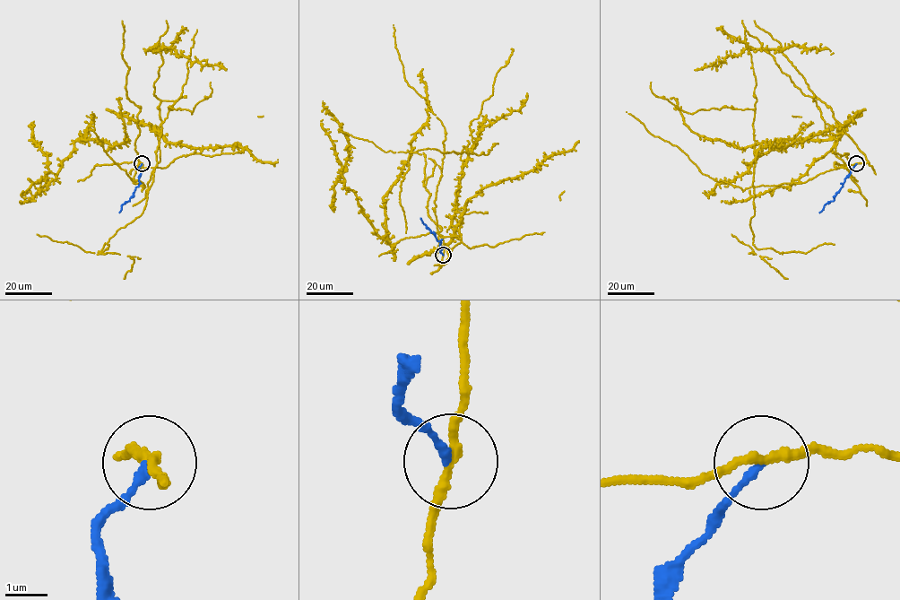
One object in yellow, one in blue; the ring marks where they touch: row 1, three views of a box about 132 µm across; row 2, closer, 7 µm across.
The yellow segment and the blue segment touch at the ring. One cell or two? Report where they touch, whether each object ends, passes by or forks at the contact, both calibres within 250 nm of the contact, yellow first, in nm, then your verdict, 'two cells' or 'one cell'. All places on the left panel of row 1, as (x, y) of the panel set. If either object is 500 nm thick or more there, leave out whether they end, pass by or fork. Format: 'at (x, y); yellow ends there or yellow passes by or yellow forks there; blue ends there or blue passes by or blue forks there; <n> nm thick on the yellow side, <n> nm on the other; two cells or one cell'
at (142, 163); yellow passes by; blue ends there; 200 nm thick on the yellow side, 170 nm on the other; two cells

